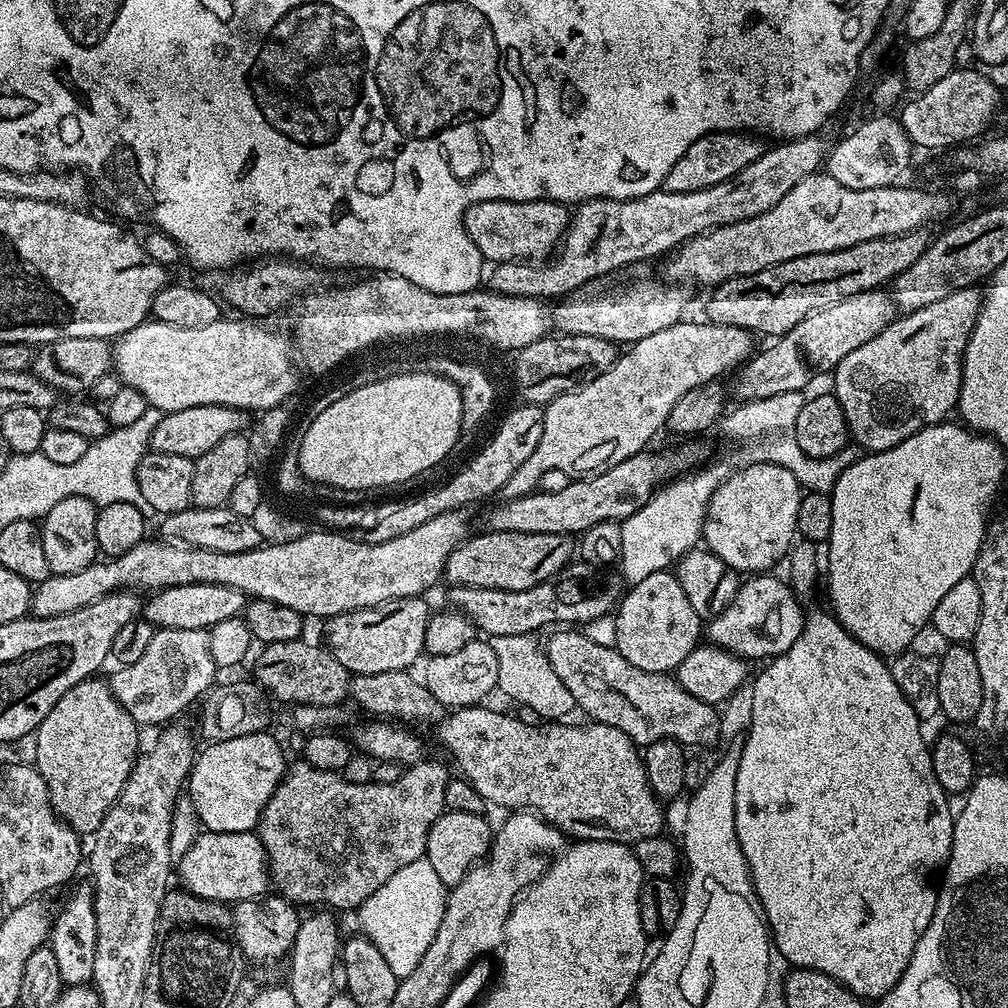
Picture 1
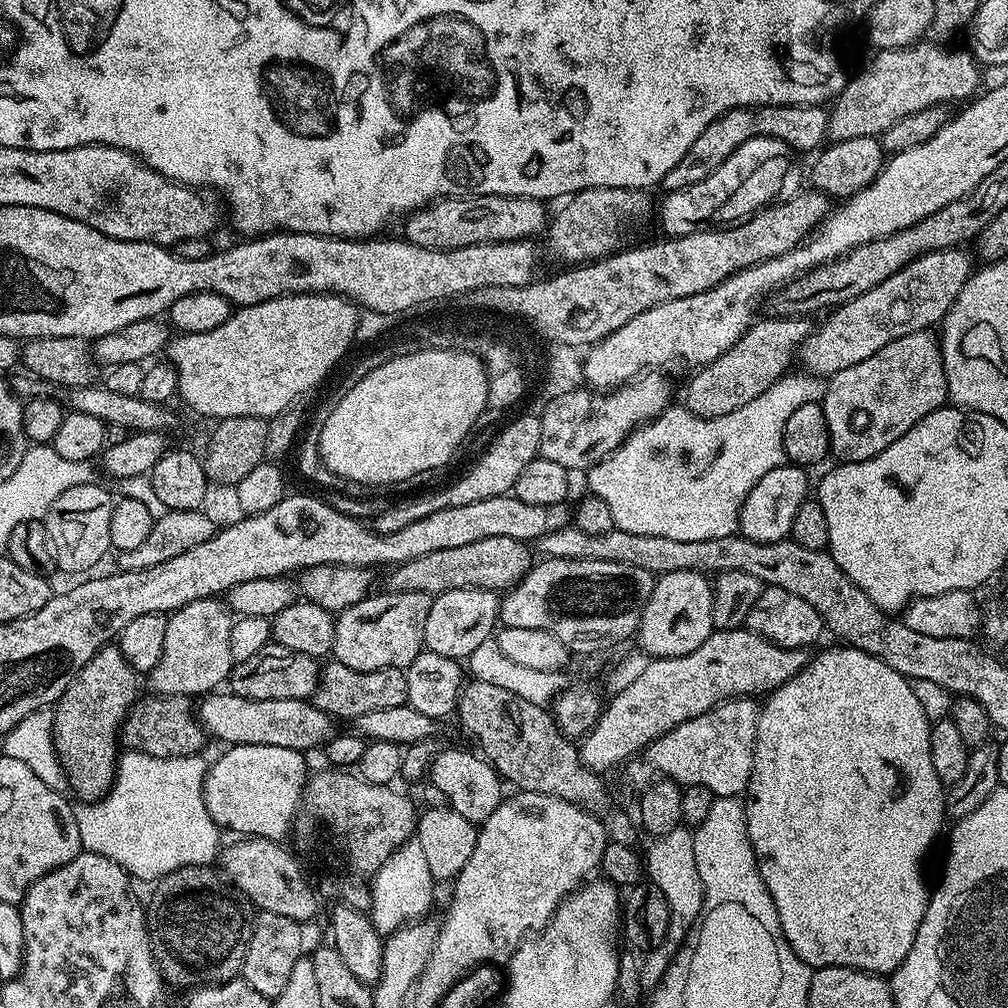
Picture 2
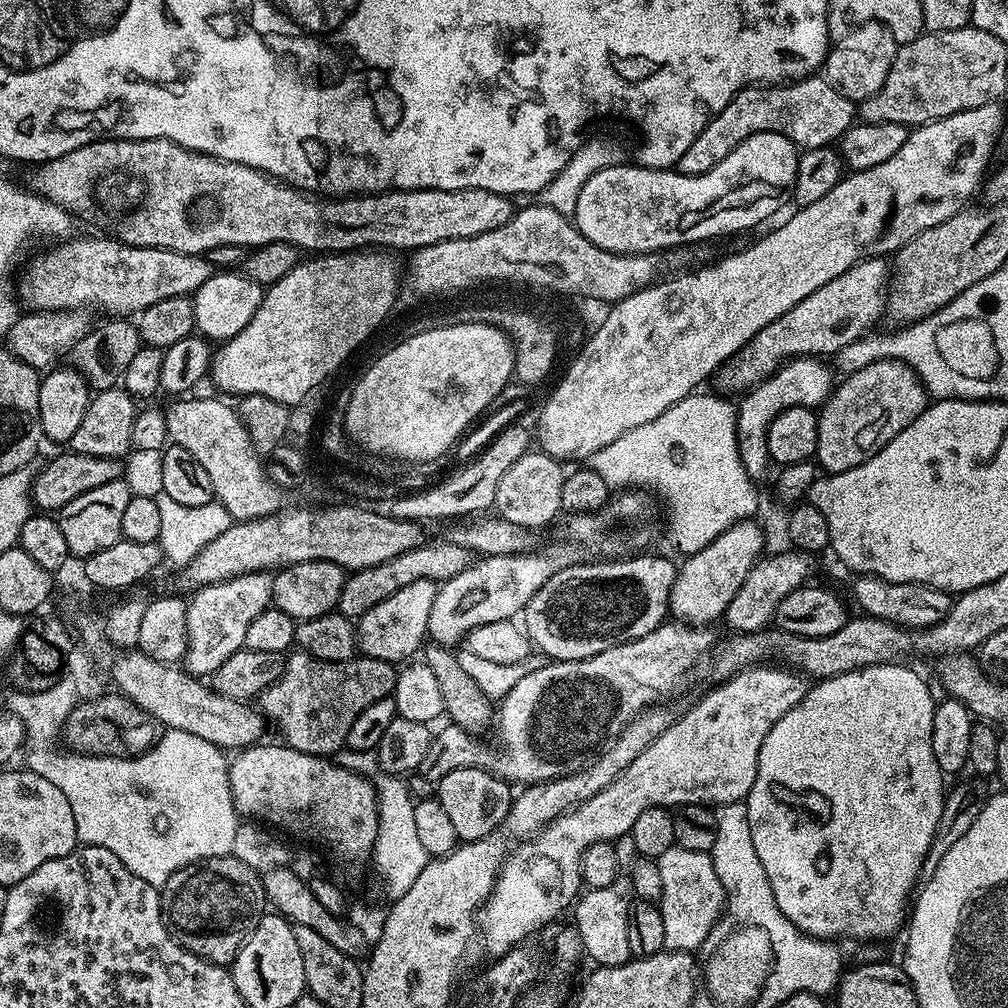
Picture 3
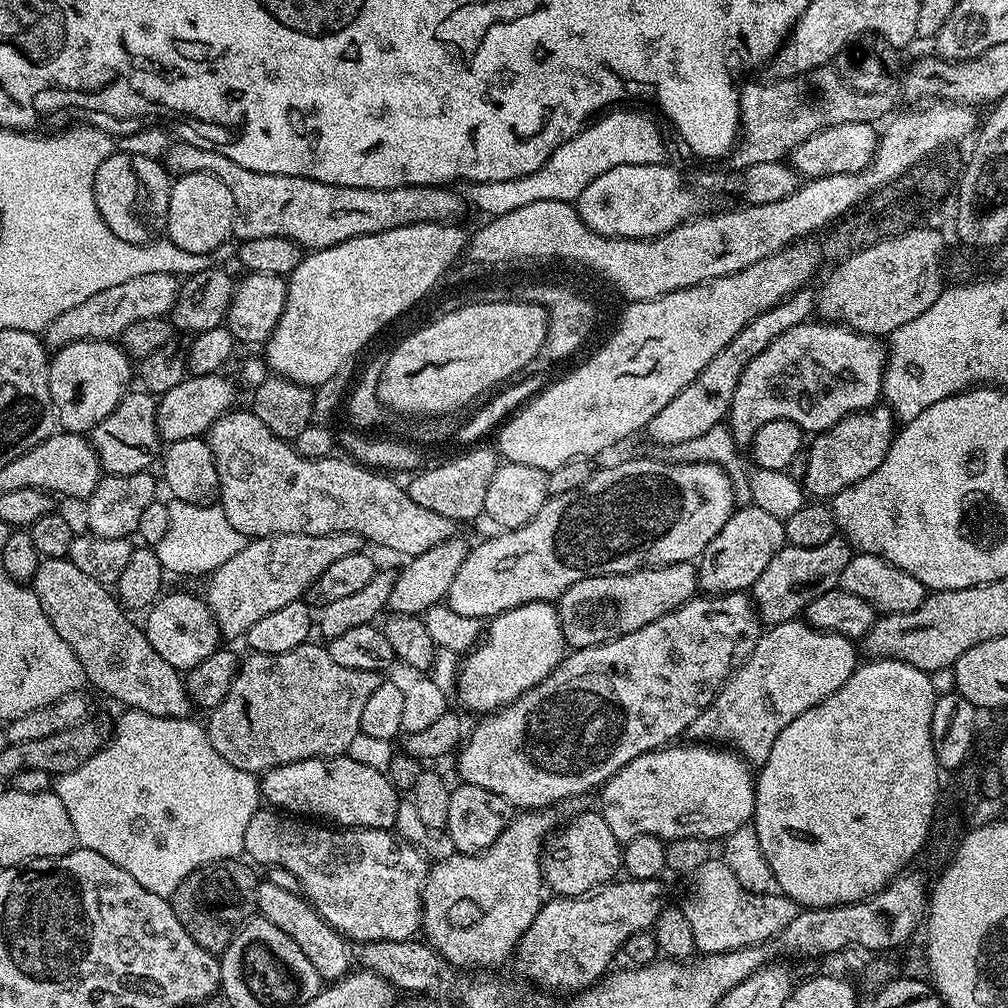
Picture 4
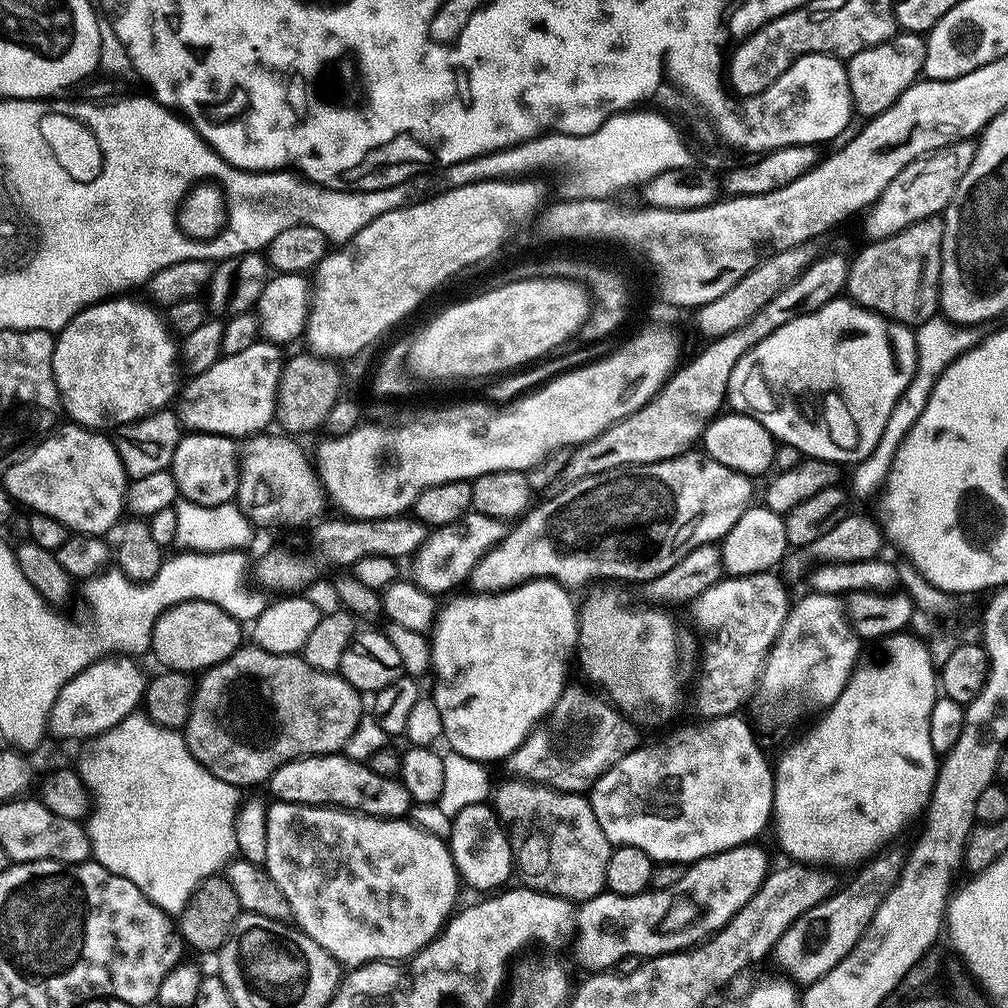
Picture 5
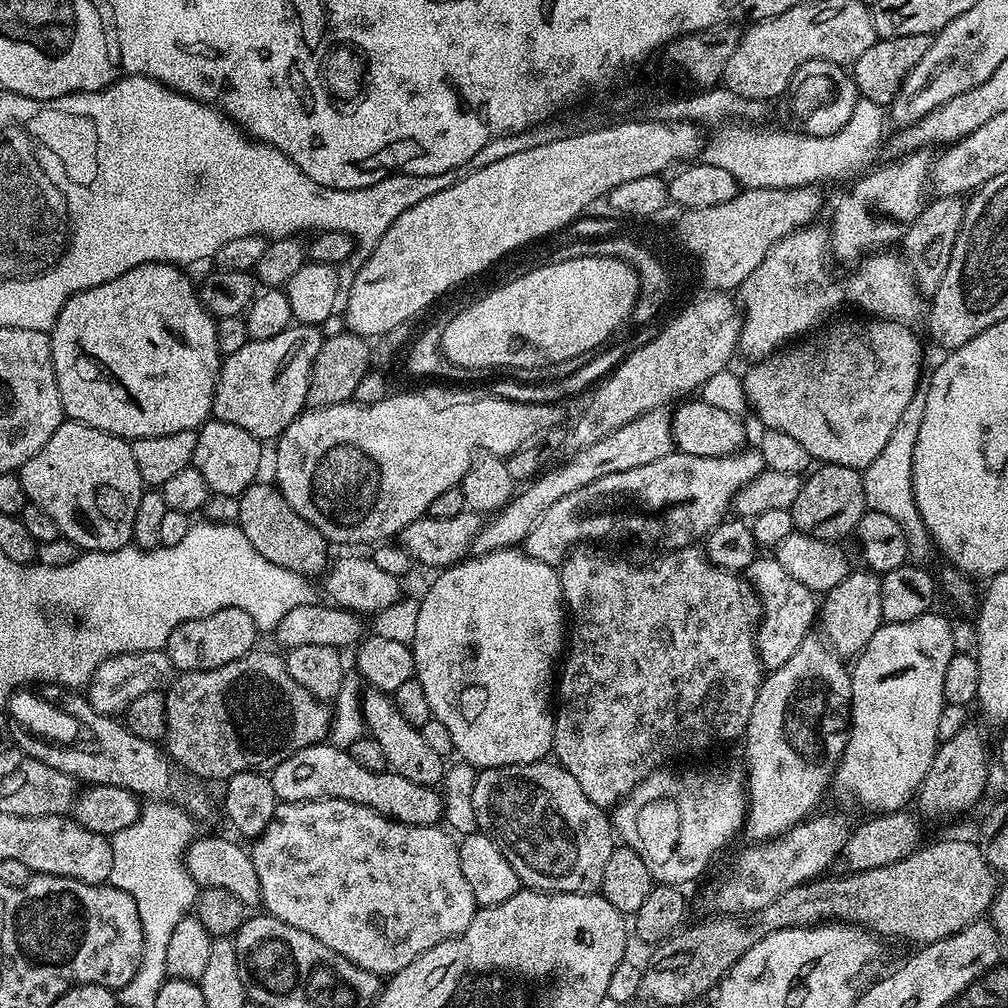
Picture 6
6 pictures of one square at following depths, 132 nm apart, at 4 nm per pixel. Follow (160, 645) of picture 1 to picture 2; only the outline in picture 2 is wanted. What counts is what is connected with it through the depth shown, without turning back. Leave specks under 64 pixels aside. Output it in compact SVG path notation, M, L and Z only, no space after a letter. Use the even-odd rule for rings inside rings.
M209 598L190 602L178 611L168 616L168 633L166 642L162 642L162 658L158 658L158 666L150 673L152 680L151 691L158 696L187 696L200 698L213 690L219 689L220 684L232 675L234 661L230 654L230 630L234 623L233 613L227 603L220 598Z

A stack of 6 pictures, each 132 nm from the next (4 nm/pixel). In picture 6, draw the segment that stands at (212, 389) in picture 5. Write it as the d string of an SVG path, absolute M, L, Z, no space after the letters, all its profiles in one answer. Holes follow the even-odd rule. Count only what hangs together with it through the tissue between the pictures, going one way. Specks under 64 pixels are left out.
M293 323L291 328L282 330L282 334L274 334L274 338L248 340L236 353L225 355L212 399L212 416L234 426L242 426L242 430L254 434L261 442L275 441L284 433L286 426L290 426L290 422L294 422L305 411L308 404L308 387L314 358L318 358L318 350L326 339L325 333L320 332L323 331L315 324Z

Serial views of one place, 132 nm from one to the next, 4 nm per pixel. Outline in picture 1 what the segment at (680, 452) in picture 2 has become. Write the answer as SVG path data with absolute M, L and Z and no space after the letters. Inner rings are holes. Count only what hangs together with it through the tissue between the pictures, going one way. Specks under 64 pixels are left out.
M799 392L790 394L774 394L774 398L749 400L741 403L727 413L722 420L722 429L740 447L744 464L777 464L794 474L804 492L831 493L832 487L838 482L845 465L840 462L812 460L798 446L792 436L796 425L796 415L802 403ZM712 464L709 468L703 468L692 470L657 488L646 502L646 506L642 506L642 510L630 514L630 518L626 518L620 524L622 550L618 564L619 567L624 567L624 572L621 571L620 574L621 579L629 585L642 582L642 578L650 578L650 574L658 574L671 569L676 561L681 560L688 551L701 543L704 535L704 515L708 509L710 498L714 494L714 490L718 490L718 486L730 474L730 468L724 464Z

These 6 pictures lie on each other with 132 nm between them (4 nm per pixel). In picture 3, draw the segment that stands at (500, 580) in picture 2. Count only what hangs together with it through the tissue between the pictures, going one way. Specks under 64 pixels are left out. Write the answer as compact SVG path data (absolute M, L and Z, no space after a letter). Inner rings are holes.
M425 542L419 548L406 550L406 554L398 554L398 558L390 558L390 562L355 569L345 579L342 586L338 611L343 616L359 618L362 614L366 614L366 610L378 606L378 602L386 602L390 594L398 594L402 586L410 586L410 582L422 582L423 580L443 582L454 578L454 574L462 574L462 570L466 570L473 563L473 553L467 552L462 546L447 542L441 542L441 544Z

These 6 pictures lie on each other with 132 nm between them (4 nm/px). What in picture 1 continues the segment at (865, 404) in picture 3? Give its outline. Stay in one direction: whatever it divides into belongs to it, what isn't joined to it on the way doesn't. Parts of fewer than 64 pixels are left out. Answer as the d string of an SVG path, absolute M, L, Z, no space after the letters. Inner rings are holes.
M976 286L946 294L946 298L939 302L930 302L930 306L922 306L922 310L914 310L893 320L882 334L870 338L870 342L862 342L858 350L850 350L850 354L838 362L834 370L834 395L842 406L842 414L846 414L849 437L855 443L857 440L865 453L898 446L898 442L910 438L918 428L939 424L947 421L951 412L953 415L960 402L964 351L976 325L981 303L982 292Z

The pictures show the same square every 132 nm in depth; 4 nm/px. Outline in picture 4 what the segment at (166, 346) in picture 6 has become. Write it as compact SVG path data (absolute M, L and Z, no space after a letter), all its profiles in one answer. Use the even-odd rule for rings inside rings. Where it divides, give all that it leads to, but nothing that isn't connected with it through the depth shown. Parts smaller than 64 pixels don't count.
M79 340L73 344L67 344L65 348L59 349L51 357L50 363L48 365L48 377L50 378L50 398L54 402L54 410L56 411L56 418L59 427L66 432L79 432L81 434L91 433L94 426L98 426L98 422L102 422L102 418L106 418L106 414L110 414L118 406L118 402L122 397L130 391L130 385L128 384L131 380L134 380L134 364L133 361L126 355L123 347L119 343L113 342L111 340Z

